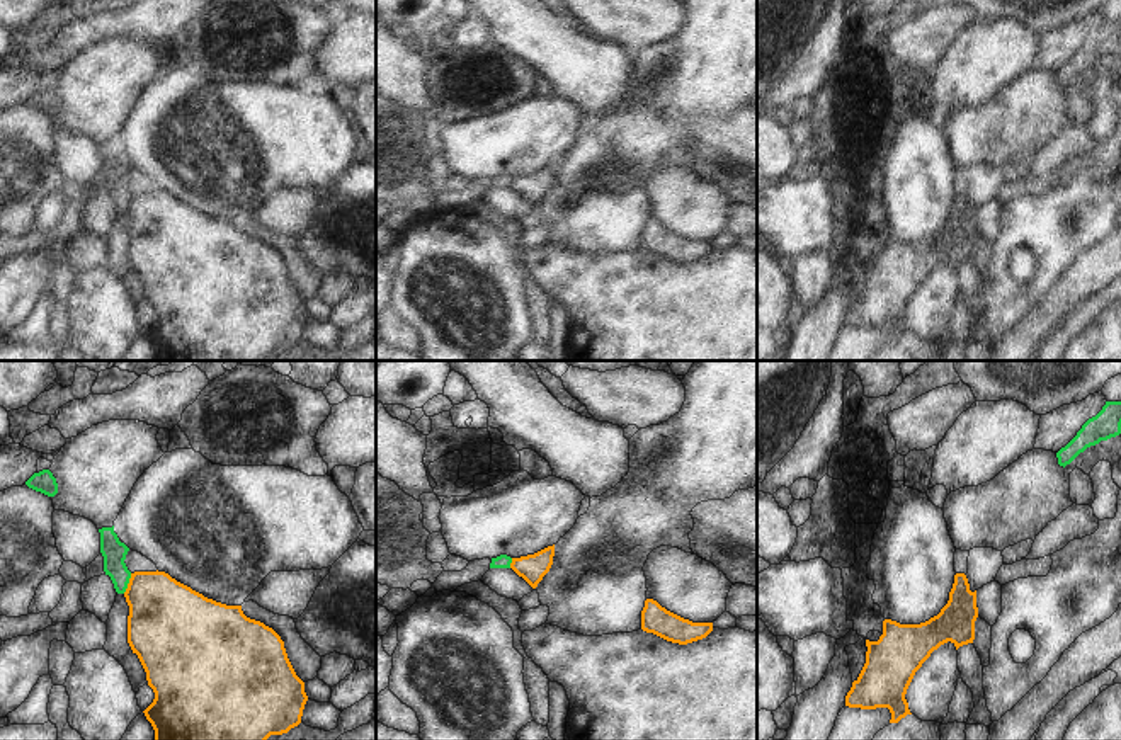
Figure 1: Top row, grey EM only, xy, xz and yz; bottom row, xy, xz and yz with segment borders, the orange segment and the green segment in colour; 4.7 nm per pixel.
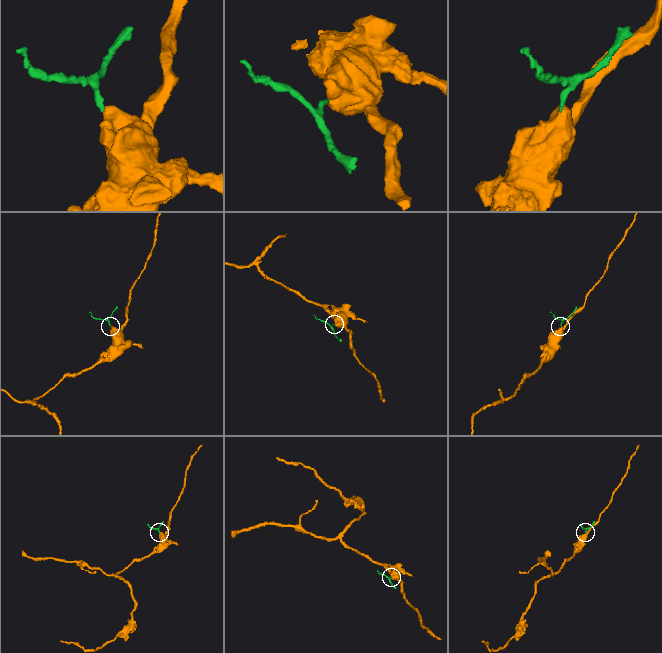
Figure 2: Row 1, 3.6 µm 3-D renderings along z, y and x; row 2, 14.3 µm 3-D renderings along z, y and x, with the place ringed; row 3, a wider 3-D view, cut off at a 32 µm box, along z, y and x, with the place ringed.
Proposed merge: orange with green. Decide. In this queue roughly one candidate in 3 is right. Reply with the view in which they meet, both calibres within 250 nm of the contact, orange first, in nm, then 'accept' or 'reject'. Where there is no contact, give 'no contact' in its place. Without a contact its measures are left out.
meets orange in xy; 380 nm thick on the orange side, 120 nm on the other; reject

